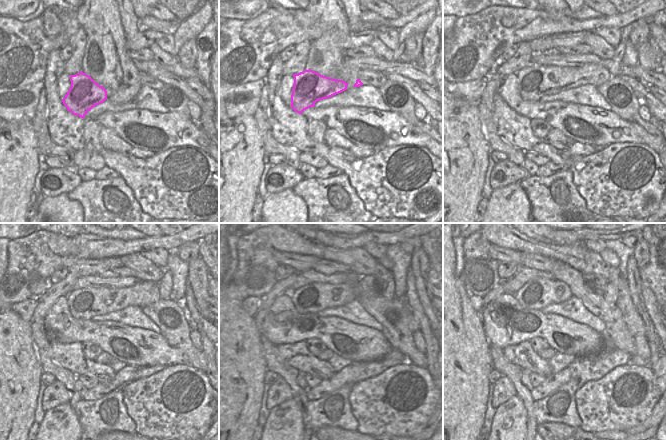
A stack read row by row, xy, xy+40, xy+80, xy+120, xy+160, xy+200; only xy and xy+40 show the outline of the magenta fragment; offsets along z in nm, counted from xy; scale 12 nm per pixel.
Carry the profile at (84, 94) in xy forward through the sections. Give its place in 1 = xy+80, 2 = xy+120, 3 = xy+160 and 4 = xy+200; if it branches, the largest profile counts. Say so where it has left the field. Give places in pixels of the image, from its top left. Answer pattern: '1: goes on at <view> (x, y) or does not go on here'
1: goes on at xy+80 (535, 81)
2: goes on at xy+120 (86, 303)
3: goes on at xy+160 (313, 298)
4: goes on at xy+200 (536, 294)

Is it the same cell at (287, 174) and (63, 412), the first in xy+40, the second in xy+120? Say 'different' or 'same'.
different

